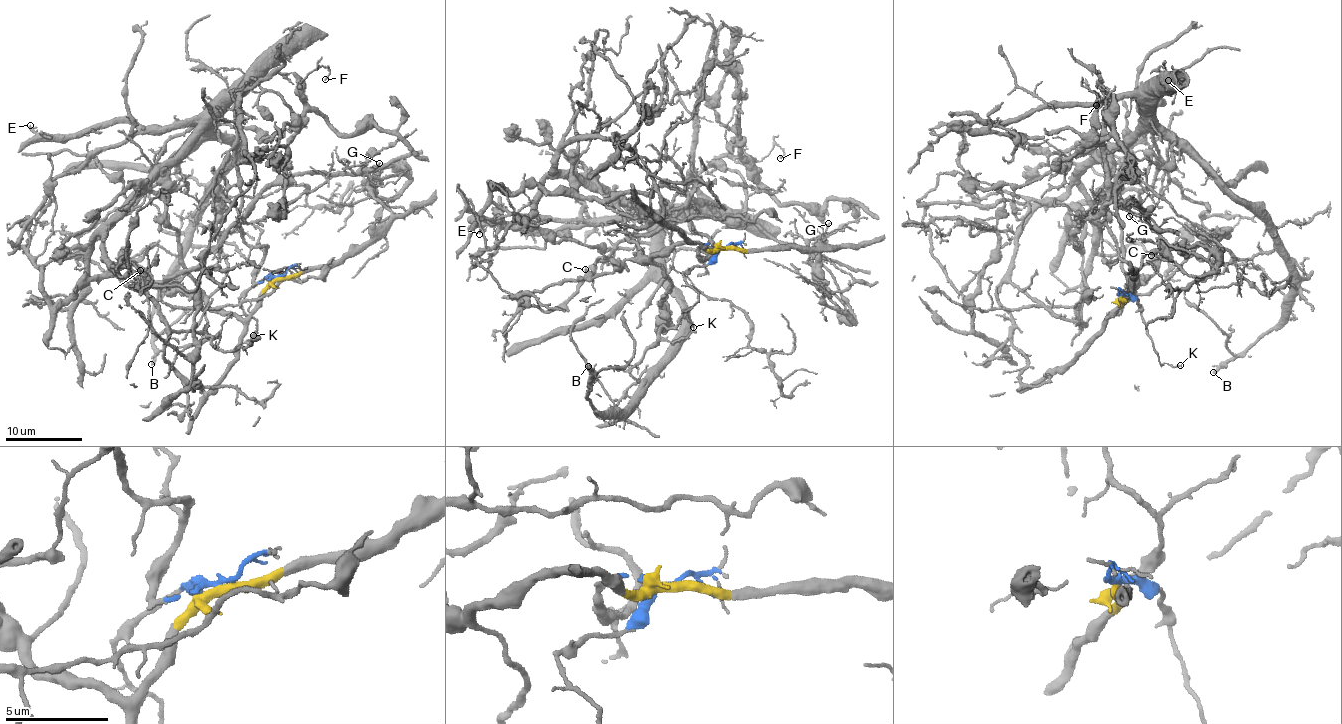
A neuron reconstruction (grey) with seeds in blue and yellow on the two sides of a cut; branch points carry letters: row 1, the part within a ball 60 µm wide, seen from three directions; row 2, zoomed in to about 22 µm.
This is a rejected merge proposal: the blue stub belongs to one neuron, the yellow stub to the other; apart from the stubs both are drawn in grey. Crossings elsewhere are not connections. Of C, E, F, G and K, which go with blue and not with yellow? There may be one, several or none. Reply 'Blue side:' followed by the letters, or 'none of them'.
Blue side: E, F, K

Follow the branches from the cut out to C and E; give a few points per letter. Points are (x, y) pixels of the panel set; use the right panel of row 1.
C: (1122, 297), (1122, 304), (1106, 321), (1127, 298), (1134, 284), (1146, 281), (1154, 272), (1151, 255)
E: (1122, 297), (1138, 273), (1106, 224), (1105, 116), (1133, 95), (1150, 118), (1160, 99), (1155, 88), (1168, 80)

